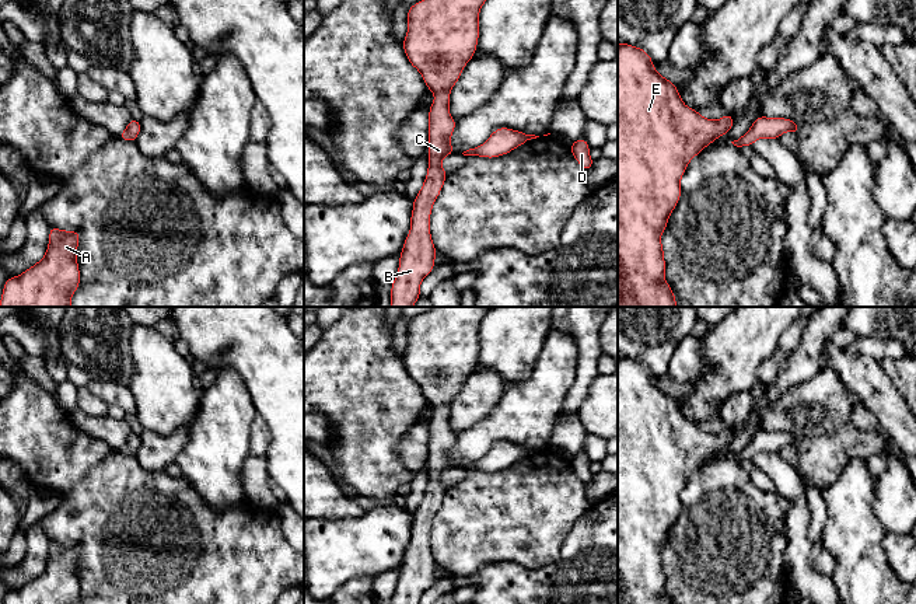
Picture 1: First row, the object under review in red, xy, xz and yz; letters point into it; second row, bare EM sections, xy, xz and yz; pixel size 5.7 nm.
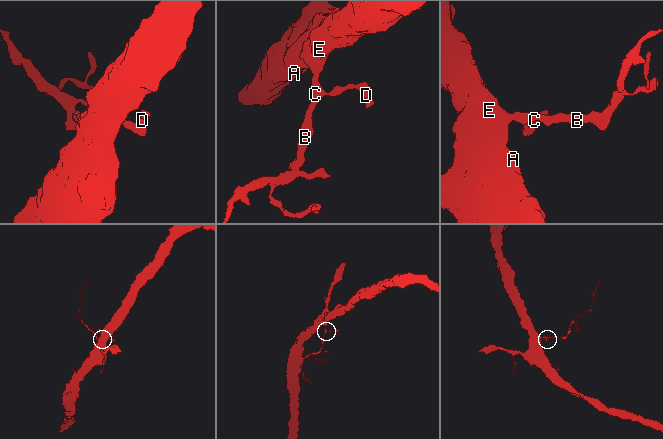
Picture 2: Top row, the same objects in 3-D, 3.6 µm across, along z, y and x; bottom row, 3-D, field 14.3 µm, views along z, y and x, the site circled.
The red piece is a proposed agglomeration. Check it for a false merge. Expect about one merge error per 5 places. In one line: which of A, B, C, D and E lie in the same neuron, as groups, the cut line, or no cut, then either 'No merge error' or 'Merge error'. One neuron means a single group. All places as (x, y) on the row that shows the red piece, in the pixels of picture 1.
Groups: A B C D E. No split. No merge error

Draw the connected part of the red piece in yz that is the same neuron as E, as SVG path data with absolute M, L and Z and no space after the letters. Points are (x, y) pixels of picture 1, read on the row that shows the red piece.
M618 42L618 307L676 307L672 287L664 279L661 234L682 195L681 178L688 164L733 125L730 114L713 121L686 107L676 85L654 69L646 50Z

